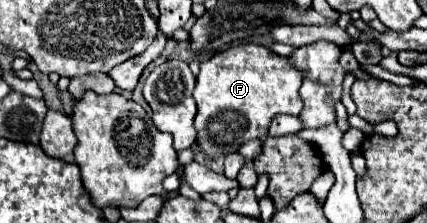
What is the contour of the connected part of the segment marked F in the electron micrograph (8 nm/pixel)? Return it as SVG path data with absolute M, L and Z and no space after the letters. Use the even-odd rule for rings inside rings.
M248 43L218 51L202 63L196 77L194 99L198 115L194 127L198 133L198 147L208 157L236 153L246 141L264 137L274 115L286 113L298 117L302 111L302 101L298 97L300 85L302 73L294 69L286 57L262 45Z

